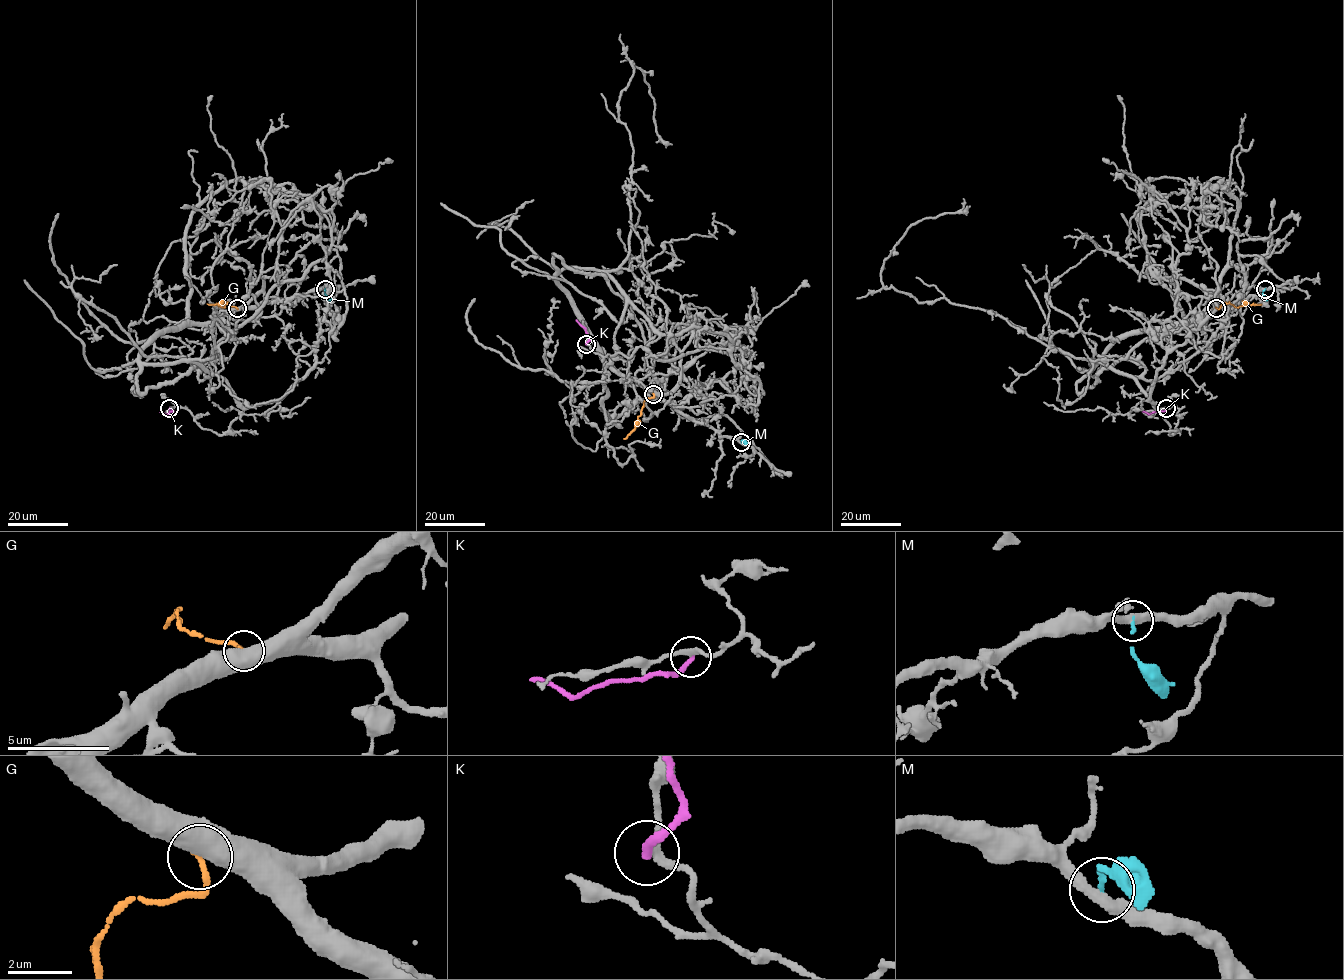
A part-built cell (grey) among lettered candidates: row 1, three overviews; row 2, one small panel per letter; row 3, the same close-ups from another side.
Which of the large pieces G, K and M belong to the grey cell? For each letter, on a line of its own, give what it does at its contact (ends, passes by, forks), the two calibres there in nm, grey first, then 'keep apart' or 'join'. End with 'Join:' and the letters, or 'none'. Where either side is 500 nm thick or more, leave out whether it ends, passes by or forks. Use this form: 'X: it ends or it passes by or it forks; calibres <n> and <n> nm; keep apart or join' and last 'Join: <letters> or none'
G: calibres 750 and 190 nm; keep apart
K: it ends; calibres 200 and 260 nm; keep apart
M: it ends; calibres 400 and 150 nm; keep apart
Join: none

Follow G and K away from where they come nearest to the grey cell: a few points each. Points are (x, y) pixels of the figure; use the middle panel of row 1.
G: (653, 394), (643, 402), (635, 428), (624, 439)
K: (586, 344), (588, 335), (576, 319)

